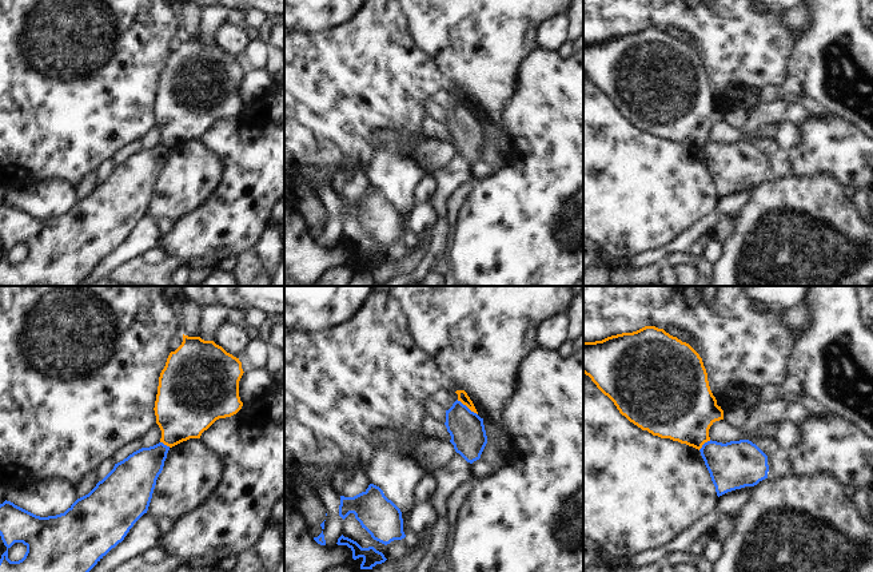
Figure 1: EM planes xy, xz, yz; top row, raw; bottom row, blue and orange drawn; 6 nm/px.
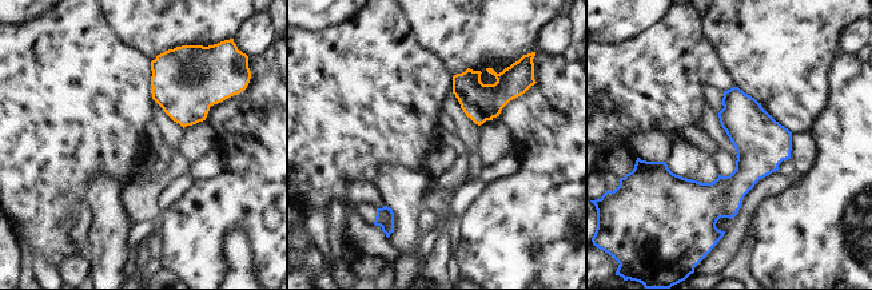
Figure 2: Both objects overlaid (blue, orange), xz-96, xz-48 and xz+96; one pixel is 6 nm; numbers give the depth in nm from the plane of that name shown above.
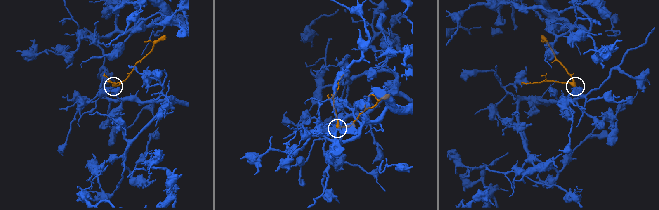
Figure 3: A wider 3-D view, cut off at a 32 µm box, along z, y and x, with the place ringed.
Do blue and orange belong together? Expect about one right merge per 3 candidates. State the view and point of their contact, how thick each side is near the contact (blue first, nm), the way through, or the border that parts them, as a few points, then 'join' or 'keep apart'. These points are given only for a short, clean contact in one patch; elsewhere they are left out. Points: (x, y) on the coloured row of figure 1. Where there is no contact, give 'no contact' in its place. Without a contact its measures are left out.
meets blue in xz at (466, 406); 220 nm thick on the blue side, 60 nm on the other; border along xz (457, 400), (477, 414); keep apart

